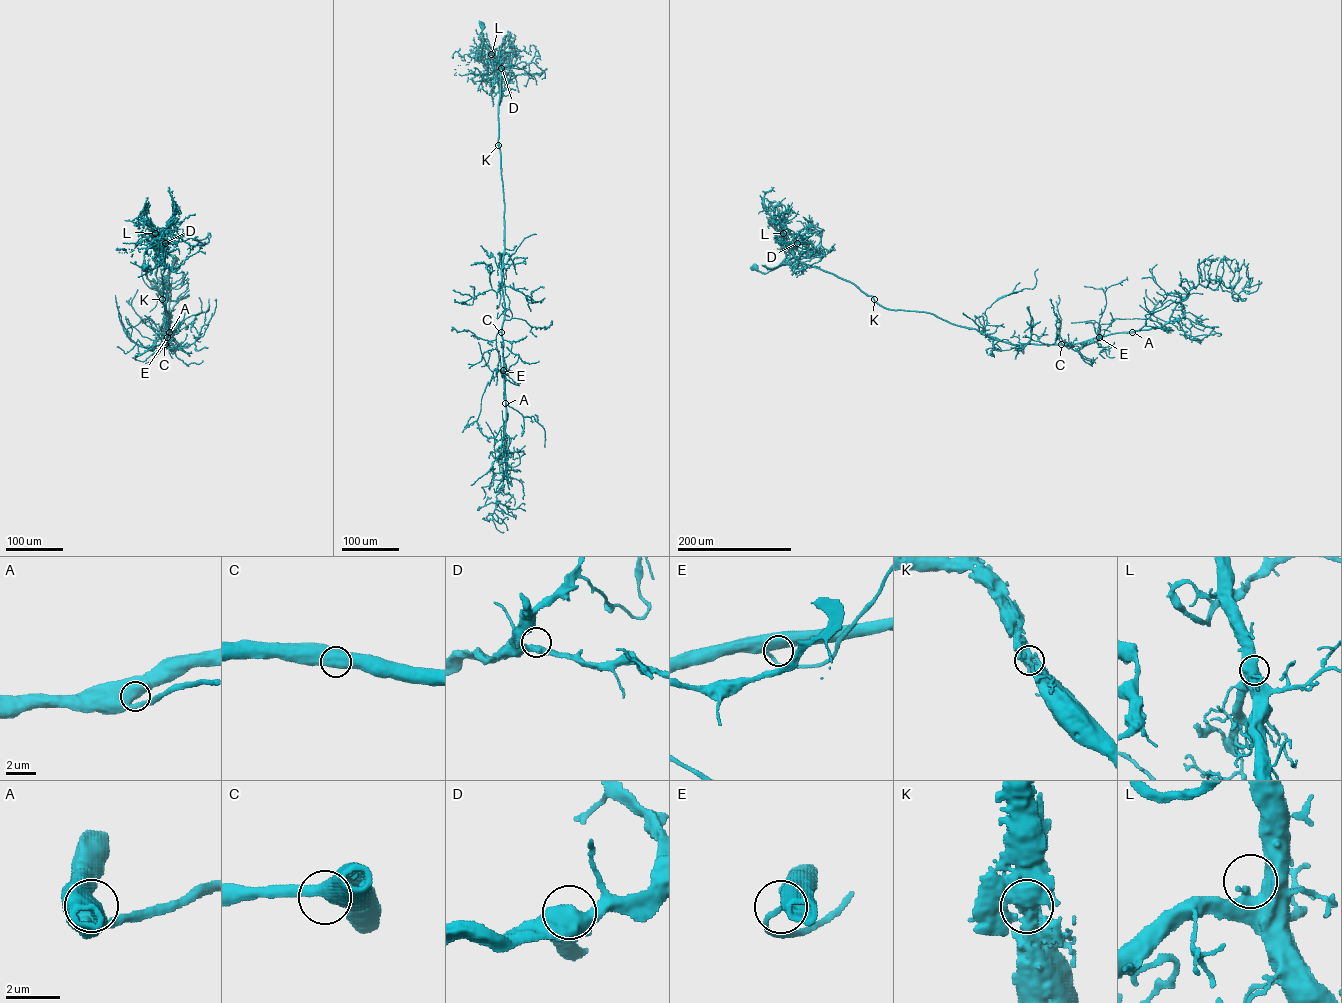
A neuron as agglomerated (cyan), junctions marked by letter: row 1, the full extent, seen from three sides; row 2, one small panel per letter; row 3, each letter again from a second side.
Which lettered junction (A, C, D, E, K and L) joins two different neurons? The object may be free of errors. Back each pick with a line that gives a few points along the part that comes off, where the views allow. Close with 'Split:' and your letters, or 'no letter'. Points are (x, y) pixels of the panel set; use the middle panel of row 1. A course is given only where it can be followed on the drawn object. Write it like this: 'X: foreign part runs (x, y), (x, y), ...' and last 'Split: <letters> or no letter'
Split: no letter

